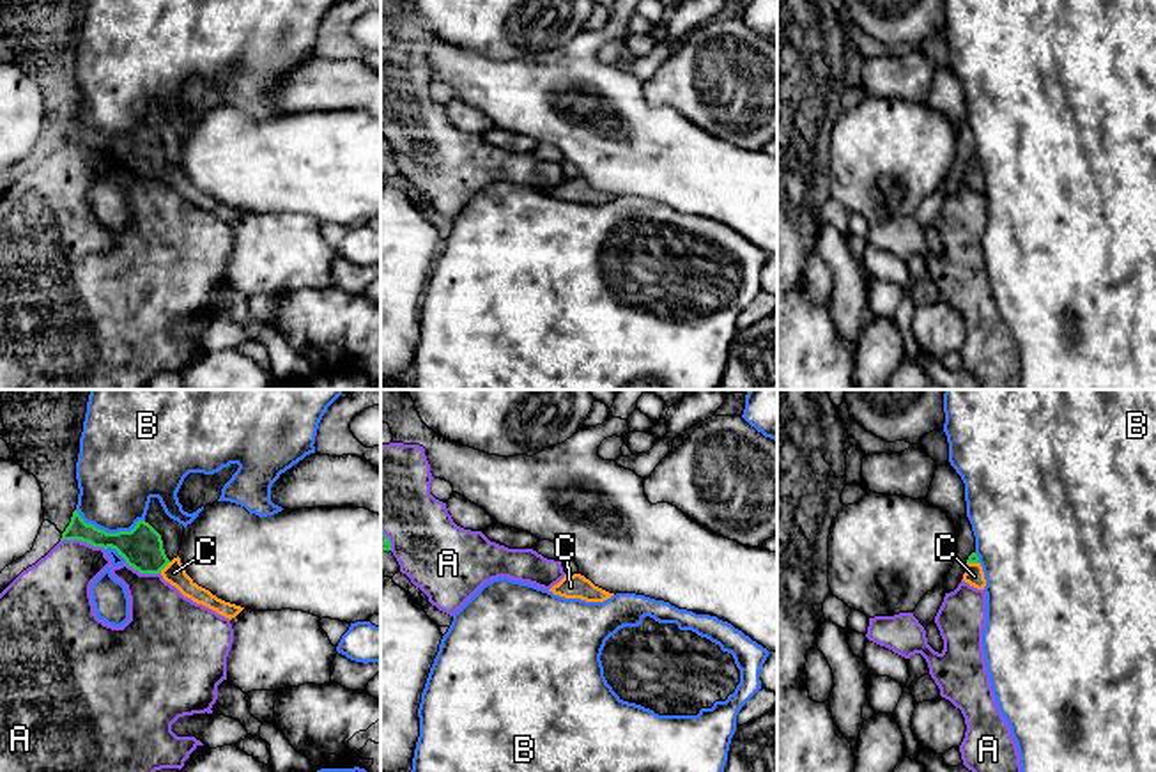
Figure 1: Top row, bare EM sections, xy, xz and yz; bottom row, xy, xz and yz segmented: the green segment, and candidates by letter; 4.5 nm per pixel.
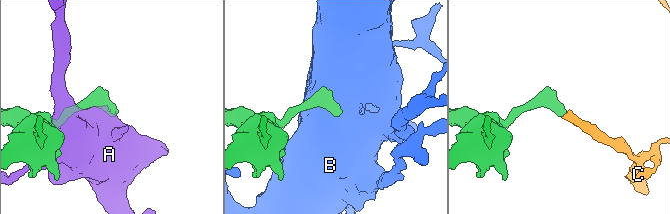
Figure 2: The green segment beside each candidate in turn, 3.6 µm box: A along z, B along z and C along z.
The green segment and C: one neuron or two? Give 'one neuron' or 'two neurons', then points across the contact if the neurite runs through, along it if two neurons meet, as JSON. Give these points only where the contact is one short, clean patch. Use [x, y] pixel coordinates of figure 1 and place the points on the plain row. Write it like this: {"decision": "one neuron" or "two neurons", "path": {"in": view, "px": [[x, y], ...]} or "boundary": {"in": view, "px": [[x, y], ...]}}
{"decision": "one neuron", "path": {"in": "xy", "px": [[142, 151], [165, 169], [174, 176]]}}

